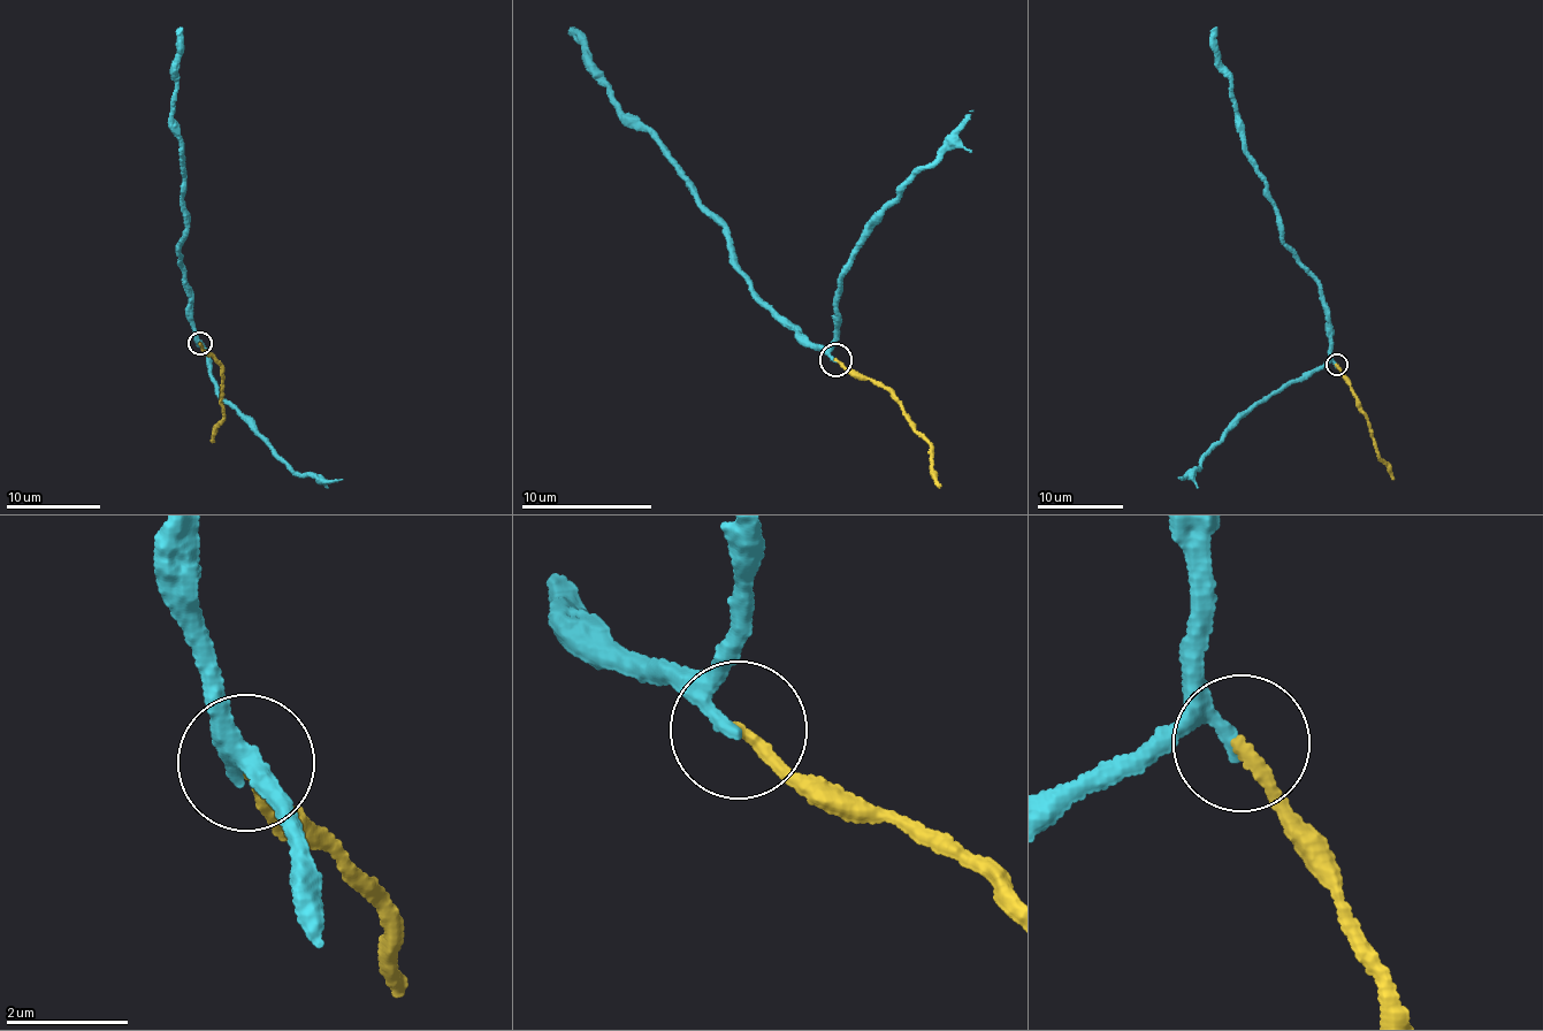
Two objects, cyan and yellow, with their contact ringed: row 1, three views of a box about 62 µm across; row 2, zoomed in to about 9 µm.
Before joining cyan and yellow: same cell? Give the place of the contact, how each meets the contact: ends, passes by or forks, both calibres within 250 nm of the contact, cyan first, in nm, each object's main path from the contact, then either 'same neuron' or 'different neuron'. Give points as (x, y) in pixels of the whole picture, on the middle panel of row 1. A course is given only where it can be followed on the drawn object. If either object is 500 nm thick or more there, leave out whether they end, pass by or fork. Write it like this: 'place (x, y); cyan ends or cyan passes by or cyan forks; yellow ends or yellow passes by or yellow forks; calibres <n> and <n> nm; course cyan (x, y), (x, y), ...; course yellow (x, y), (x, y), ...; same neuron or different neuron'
place (835, 359); cyan passes by; yellow ends; calibres 200 and 200 nm; course cyan (833, 359), (778, 314), (740, 270), (726, 229), (700, 203), (655, 138), (620, 112), (575, 29); course yellow (837, 358), (891, 392), (913, 427), (932, 447), (939, 488); same neuron

